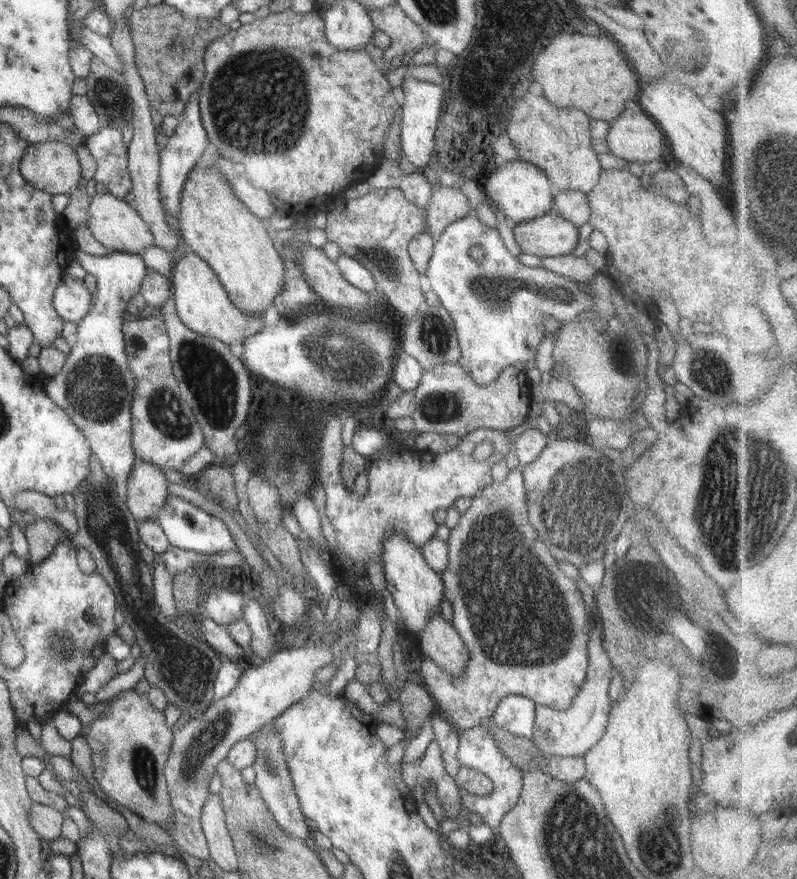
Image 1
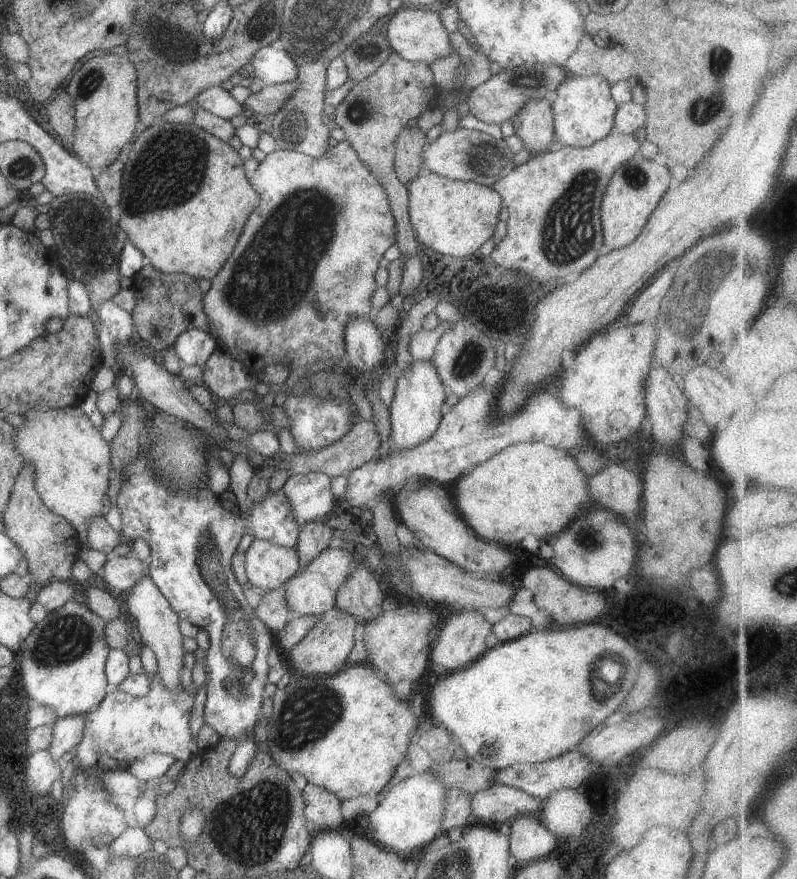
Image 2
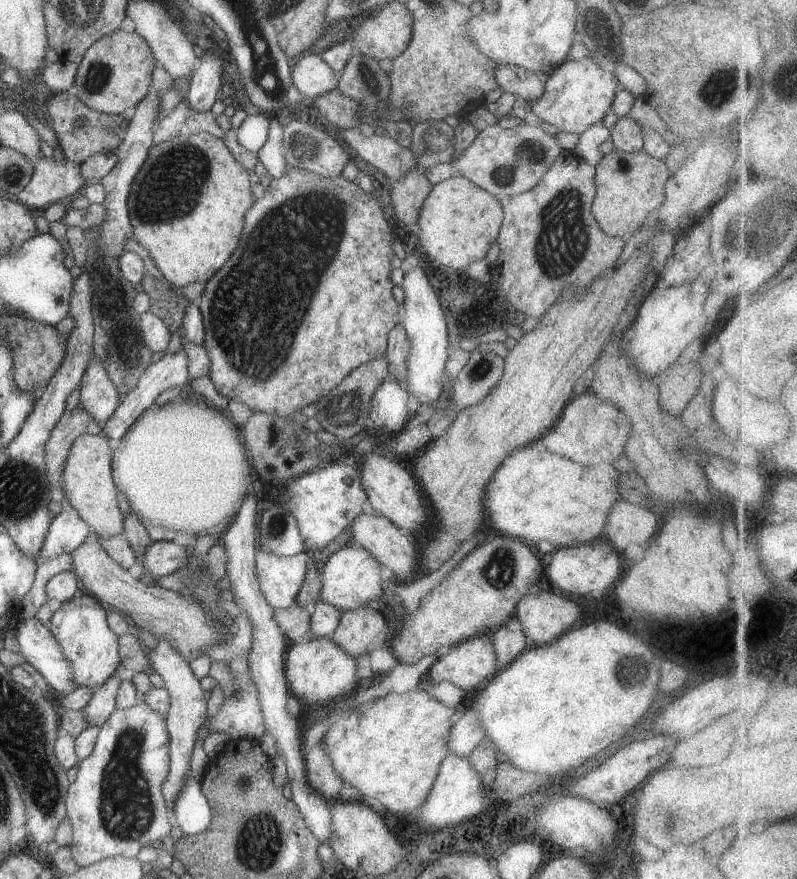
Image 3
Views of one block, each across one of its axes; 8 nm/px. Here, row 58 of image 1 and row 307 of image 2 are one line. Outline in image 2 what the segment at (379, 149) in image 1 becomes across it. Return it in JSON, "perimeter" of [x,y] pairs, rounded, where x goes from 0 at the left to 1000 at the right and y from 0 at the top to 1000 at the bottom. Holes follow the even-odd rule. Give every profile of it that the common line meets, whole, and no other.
{"perimeter":[[[434,159],[424,163],[418,168],[414,167],[412,173],[402,180],[373,174],[371,172],[348,170],[334,176],[322,193],[311,204],[319,216],[326,222],[327,229],[309,251],[307,259],[299,270],[289,294],[265,319],[266,323],[261,332],[255,334],[255,355],[263,367],[262,378],[270,385],[272,395],[279,395],[284,403],[287,403],[296,412],[307,414],[314,421],[324,421],[329,416],[326,412],[331,412],[331,416],[351,414],[351,416],[361,418],[364,422],[374,421],[374,419],[388,420],[391,414],[396,414],[402,410],[408,413],[408,419],[414,419],[419,410],[430,407],[435,403],[432,379],[438,364],[442,361],[454,361],[457,364],[464,364],[464,350],[467,349],[464,339],[474,327],[472,320],[469,320],[469,312],[477,305],[477,296],[479,296],[482,287],[497,276],[496,248],[489,239],[487,224],[473,201],[463,191],[459,191],[458,187],[454,187],[448,173]]]}

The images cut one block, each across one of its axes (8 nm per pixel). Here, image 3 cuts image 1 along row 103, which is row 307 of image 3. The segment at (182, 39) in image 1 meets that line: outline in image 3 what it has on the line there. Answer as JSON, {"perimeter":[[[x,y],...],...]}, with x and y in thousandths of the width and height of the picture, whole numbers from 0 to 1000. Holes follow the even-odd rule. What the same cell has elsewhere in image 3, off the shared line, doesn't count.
{"perimeter":[[[183,309],[181,317],[177,320],[178,328],[182,329],[182,334],[188,339],[188,355],[198,359],[211,377],[216,380],[225,378],[230,370],[230,362],[233,353],[240,346],[236,339],[232,339],[222,332],[222,328],[213,323],[194,319],[187,311]]]}

